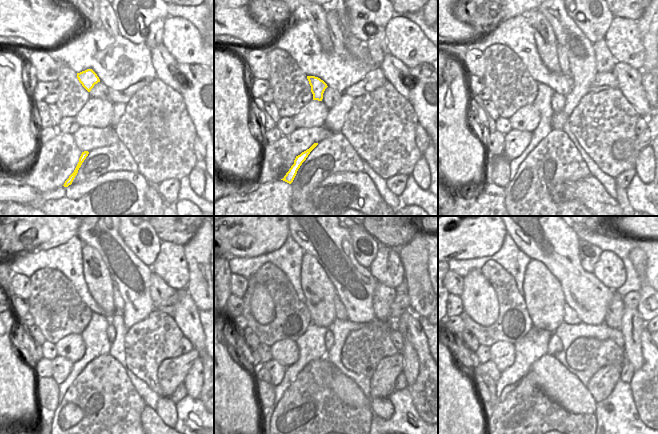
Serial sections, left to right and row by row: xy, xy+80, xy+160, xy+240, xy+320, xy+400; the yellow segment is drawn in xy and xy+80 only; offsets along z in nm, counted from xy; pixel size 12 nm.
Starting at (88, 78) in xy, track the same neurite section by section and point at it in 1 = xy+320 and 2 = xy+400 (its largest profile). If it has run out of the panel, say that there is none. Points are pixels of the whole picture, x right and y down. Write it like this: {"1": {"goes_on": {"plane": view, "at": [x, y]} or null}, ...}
{"1": {"goes_on": {"plane": "xy+320", "at": [311, 345]}}, "2": {"goes_on": {"plane": "xy+400", "at": [532, 346]}}}

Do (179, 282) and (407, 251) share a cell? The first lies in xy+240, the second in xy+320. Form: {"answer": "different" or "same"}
{"answer": "different"}

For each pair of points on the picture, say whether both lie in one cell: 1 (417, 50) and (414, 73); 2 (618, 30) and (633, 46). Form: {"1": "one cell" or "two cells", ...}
{"1": "two cells", "2": "one cell"}

